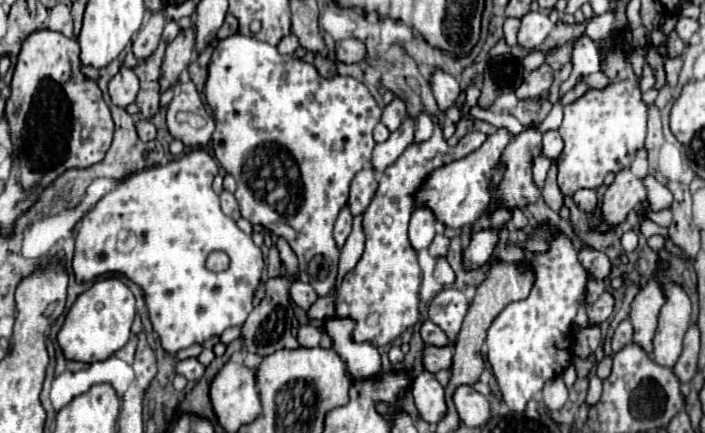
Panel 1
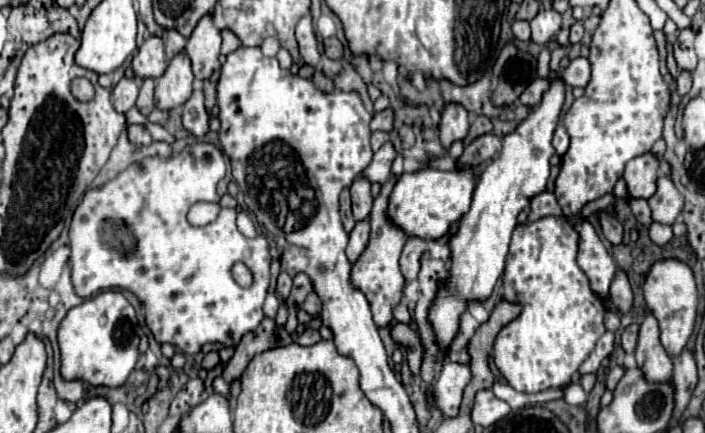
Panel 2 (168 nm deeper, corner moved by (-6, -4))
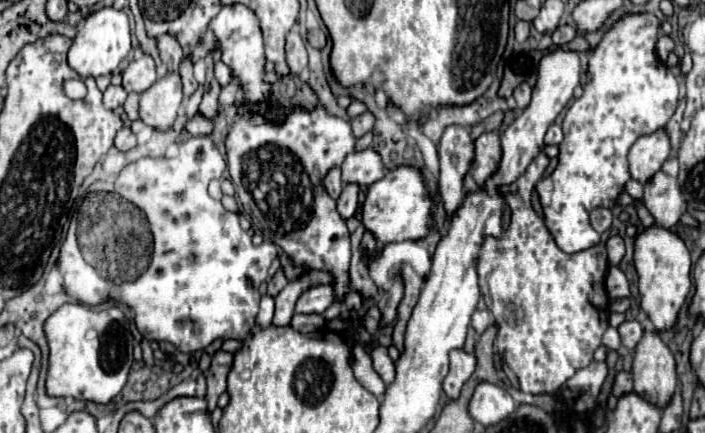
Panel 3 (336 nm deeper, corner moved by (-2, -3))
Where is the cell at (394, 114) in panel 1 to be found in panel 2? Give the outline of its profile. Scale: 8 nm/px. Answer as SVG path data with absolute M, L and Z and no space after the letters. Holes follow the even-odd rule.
M387 107L381 113L375 113L371 121L371 131L391 131L393 129L393 109Z

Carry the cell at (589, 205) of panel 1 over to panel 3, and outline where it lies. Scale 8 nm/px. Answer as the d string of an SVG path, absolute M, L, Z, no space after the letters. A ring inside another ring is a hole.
M611 236L607 240L607 254L609 254L609 264L619 264L621 258L625 256L625 246L623 246L623 238L621 236Z

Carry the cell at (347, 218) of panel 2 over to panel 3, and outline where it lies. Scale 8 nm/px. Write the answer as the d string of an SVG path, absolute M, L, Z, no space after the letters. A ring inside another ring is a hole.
M331 168L331 172L327 172L323 186L327 188L327 194L331 198L337 198L341 194L341 172L339 172L339 168Z

